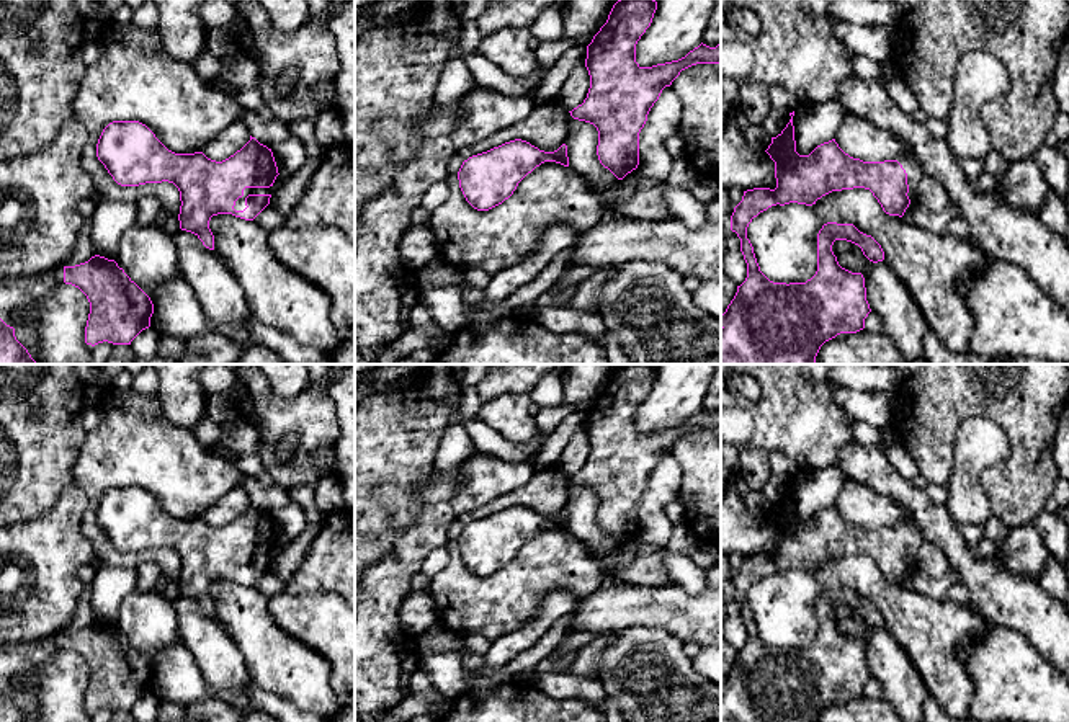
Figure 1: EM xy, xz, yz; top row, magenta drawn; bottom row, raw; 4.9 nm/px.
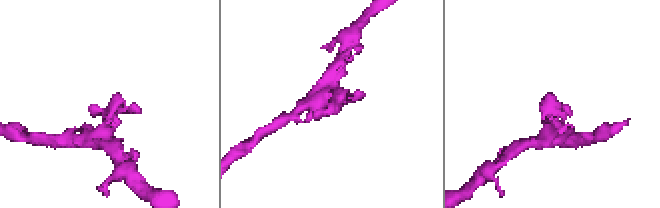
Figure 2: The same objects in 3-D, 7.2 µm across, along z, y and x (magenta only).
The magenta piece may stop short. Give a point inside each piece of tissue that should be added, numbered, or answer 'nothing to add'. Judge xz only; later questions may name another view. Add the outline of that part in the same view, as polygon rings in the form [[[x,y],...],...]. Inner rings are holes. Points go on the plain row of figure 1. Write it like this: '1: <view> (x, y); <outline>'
nothing to add

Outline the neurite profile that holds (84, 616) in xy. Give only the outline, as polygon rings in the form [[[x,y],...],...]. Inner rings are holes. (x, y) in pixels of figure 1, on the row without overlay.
[[[87,585],[78,603],[77,603],[74,619],[64,629],[64,632],[75,632],[75,631],[85,629],[95,621],[96,621],[96,617],[95,617],[95,613],[92,609],[92,603],[90,603],[90,585]]]

